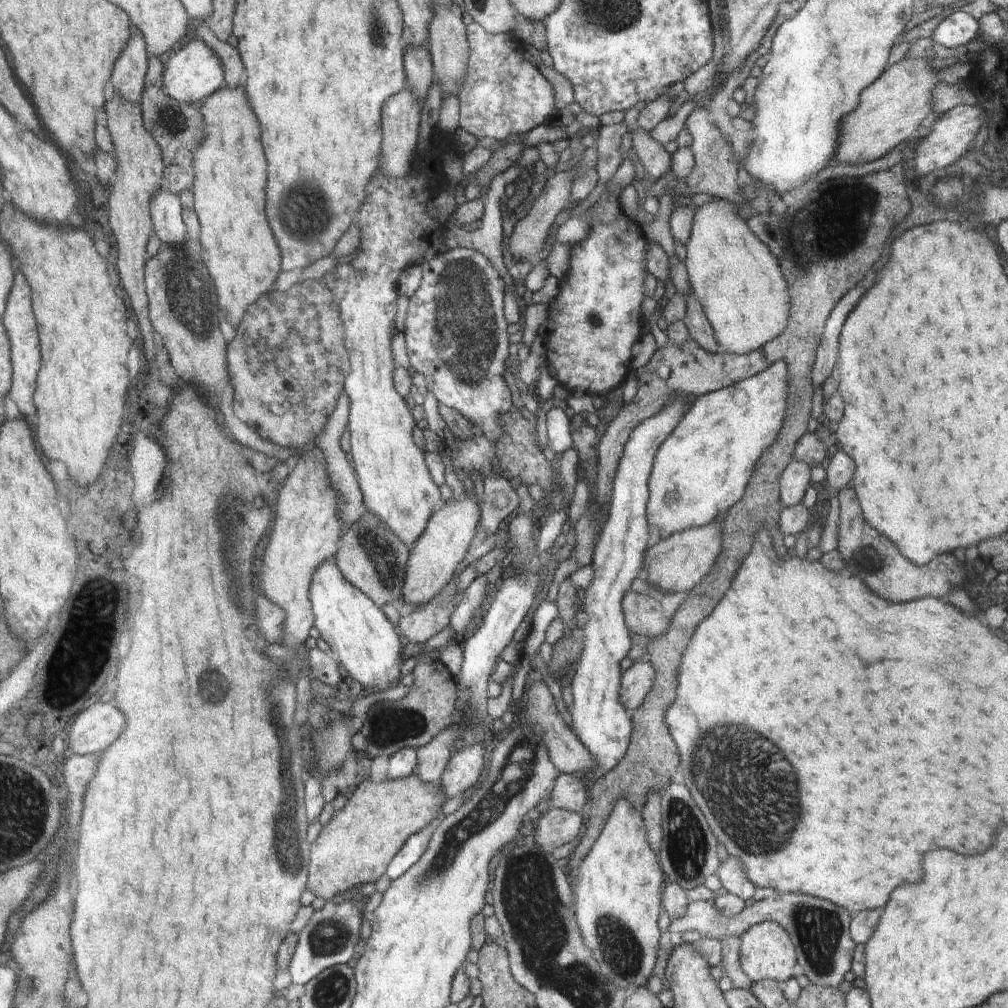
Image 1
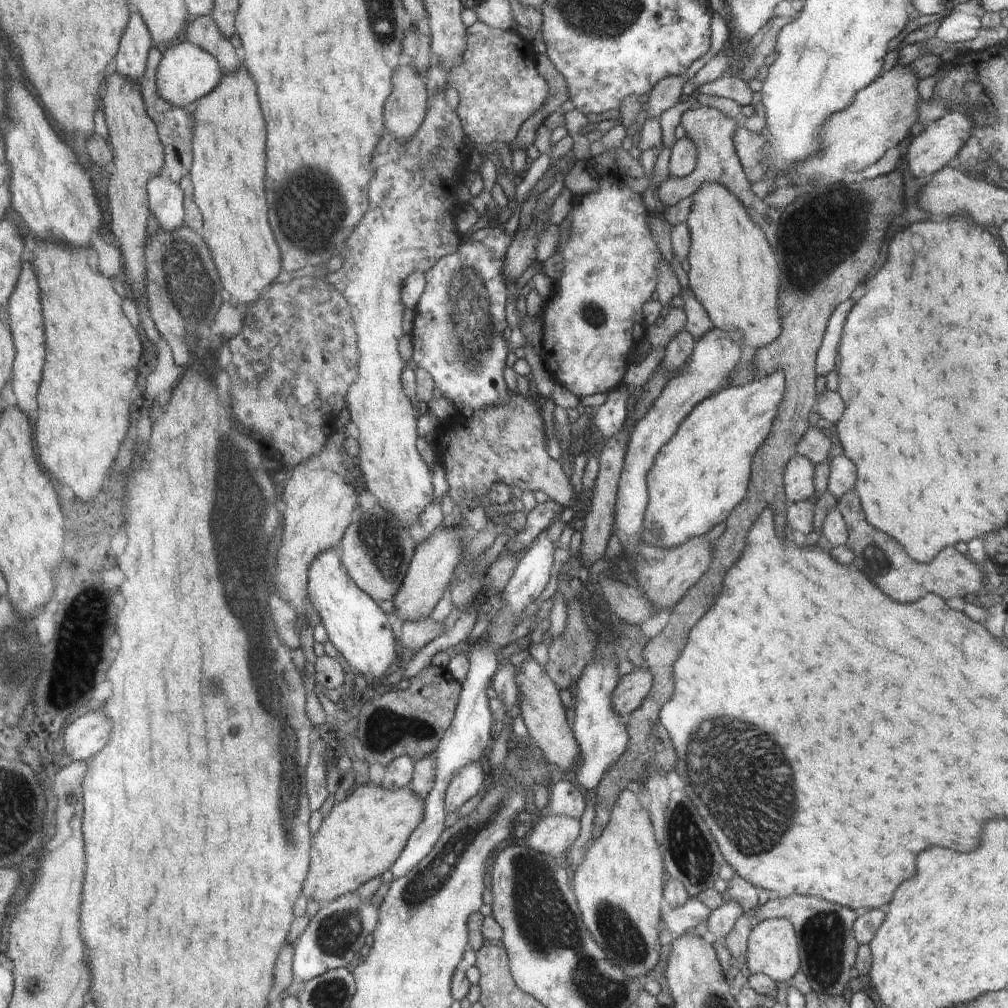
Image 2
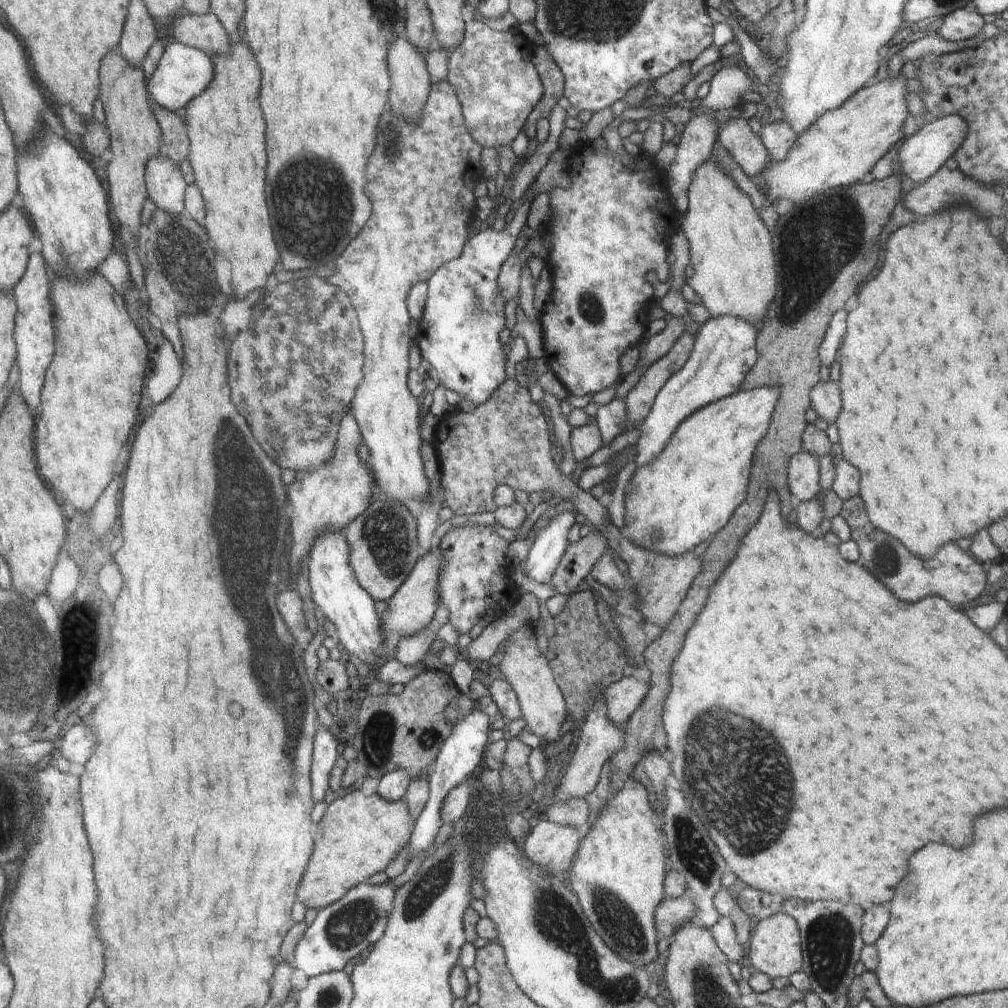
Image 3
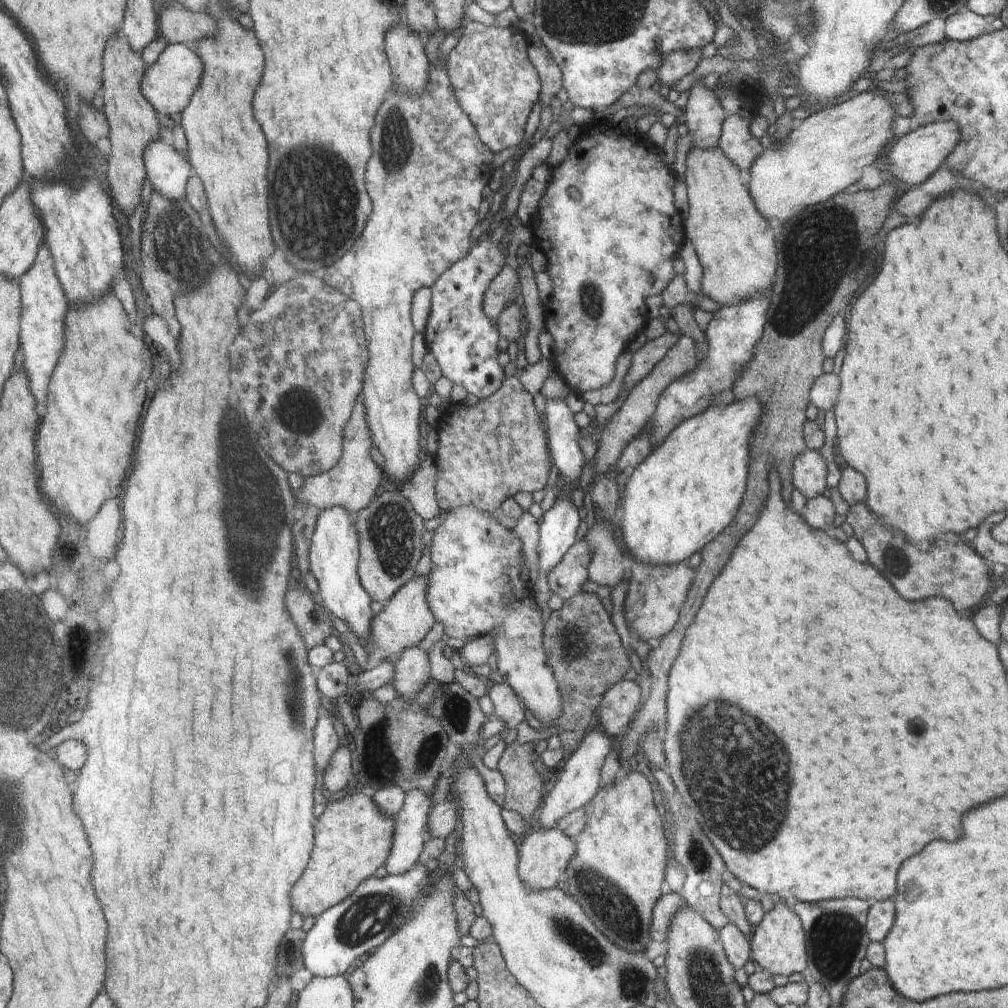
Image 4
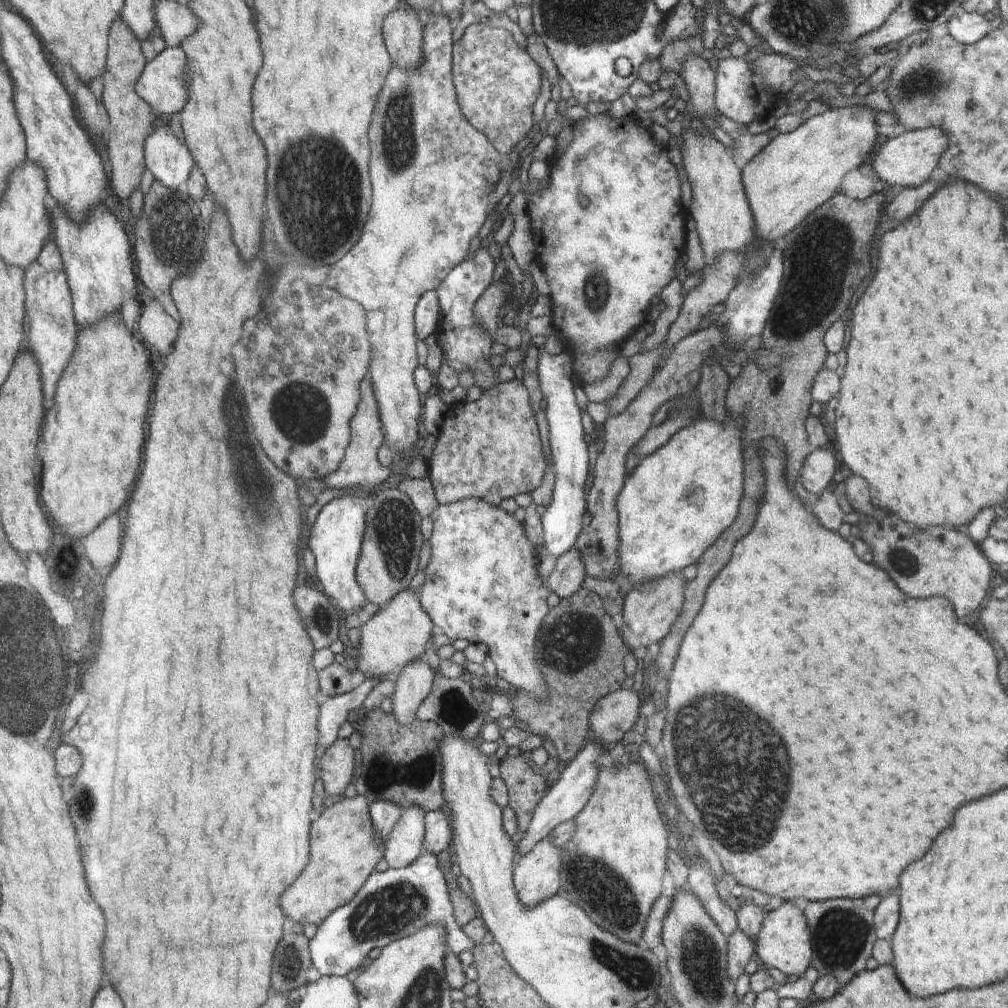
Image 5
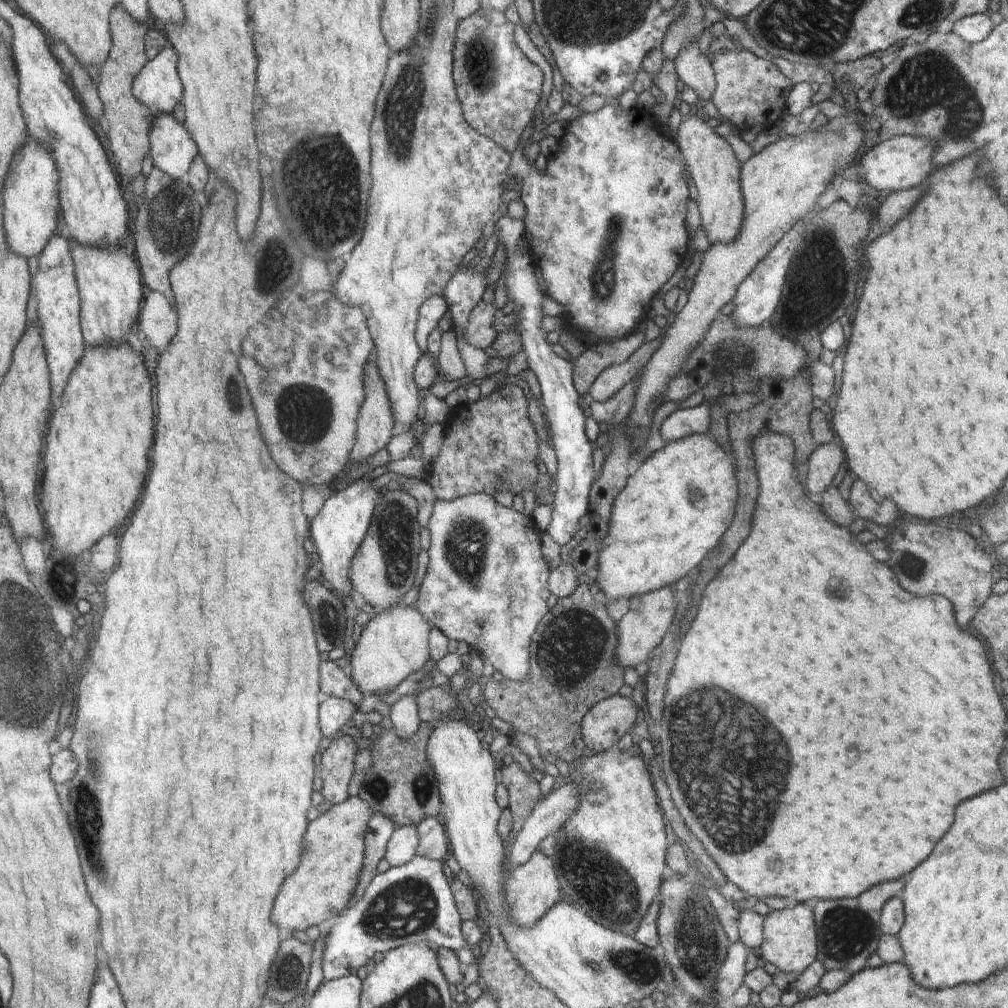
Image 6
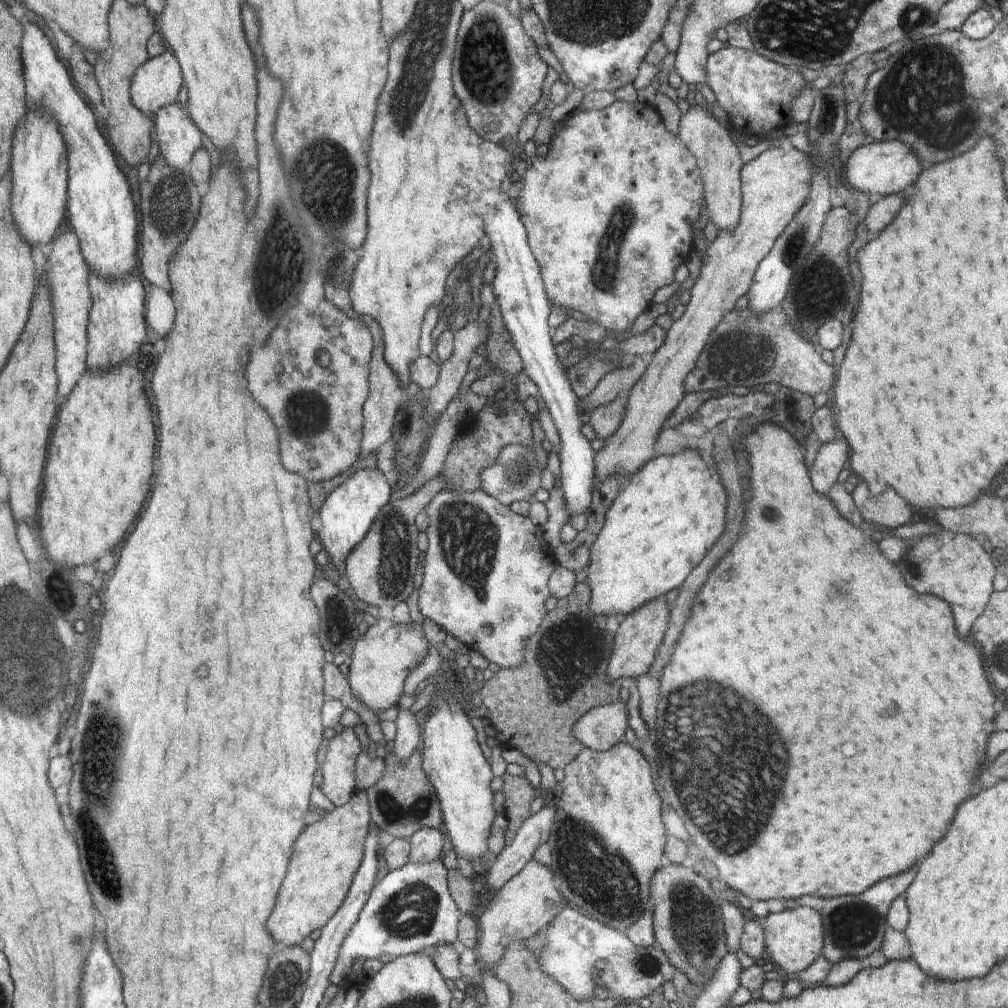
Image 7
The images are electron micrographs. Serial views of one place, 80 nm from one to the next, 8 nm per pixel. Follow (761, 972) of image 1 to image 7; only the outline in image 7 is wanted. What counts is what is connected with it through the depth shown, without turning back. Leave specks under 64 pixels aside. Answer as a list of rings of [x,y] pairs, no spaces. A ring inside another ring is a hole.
[[[809,907],[787,909],[778,913],[768,913],[762,923],[765,936],[766,956],[788,973],[801,972],[809,968],[822,956],[824,927],[820,913]]]

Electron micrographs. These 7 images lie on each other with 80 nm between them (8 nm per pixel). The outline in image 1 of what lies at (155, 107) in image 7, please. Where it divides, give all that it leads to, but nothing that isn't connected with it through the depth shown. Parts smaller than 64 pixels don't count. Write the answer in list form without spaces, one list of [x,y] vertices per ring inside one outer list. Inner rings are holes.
[[[197,38],[167,56],[163,84],[172,98],[183,103],[199,104],[226,86],[225,71],[216,52]]]

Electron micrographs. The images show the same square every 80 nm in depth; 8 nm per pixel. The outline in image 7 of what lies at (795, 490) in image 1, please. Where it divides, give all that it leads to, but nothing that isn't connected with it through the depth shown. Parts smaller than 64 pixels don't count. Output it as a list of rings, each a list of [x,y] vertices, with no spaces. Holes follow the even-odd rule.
[[[839,437],[837,440],[821,444],[814,464],[810,467],[810,478],[813,479],[814,490],[818,490],[818,494],[826,494],[832,488],[846,460],[848,442],[845,438]]]

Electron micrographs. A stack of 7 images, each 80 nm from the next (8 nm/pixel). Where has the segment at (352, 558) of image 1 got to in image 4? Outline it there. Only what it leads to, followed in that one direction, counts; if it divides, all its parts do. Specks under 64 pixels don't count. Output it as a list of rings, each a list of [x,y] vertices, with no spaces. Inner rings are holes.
[[[399,490],[383,491],[356,513],[361,560],[361,585],[373,600],[388,602],[402,585],[412,581],[422,554],[424,520],[412,512],[412,504]]]

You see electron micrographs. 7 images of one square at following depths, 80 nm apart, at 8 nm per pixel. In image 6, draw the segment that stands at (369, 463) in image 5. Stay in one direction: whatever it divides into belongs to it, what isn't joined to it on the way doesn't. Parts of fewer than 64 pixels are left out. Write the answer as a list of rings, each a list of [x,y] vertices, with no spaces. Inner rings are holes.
[[[370,359],[370,378],[366,378],[366,406],[362,407],[362,434],[354,447],[354,462],[369,460],[376,450],[384,448],[392,438],[394,428],[393,404],[377,362]]]

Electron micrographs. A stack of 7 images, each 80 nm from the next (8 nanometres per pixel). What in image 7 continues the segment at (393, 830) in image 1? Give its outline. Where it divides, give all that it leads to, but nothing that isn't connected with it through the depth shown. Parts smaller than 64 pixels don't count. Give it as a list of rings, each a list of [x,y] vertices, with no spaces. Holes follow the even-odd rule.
[[[358,791],[345,805],[306,828],[302,842],[298,842],[298,854],[294,854],[294,866],[290,866],[290,878],[286,878],[282,894],[278,894],[278,910],[274,910],[270,926],[266,926],[274,930],[278,944],[284,944],[280,947],[300,946],[311,932],[321,929],[336,916],[364,860],[371,819],[368,797],[364,791]]]

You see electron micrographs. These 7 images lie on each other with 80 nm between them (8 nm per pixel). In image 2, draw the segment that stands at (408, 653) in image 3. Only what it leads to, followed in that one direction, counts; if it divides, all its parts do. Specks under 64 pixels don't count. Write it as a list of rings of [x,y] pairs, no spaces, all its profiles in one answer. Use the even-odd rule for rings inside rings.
[[[431,618],[418,622],[405,621],[399,644],[403,649],[408,648],[412,652],[418,652],[442,633],[444,633],[444,621],[435,622]]]

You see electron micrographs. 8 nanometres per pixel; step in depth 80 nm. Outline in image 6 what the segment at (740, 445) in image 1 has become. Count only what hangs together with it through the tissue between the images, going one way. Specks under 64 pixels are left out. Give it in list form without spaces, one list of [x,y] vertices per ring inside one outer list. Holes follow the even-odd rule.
[[[710,434],[692,435],[672,441],[643,461],[628,484],[617,494],[613,502],[609,529],[599,550],[599,563],[595,576],[594,591],[602,600],[609,597],[625,602],[633,597],[641,597],[664,587],[670,587],[682,580],[694,568],[698,568],[705,558],[717,548],[732,524],[737,478],[734,478],[732,454],[717,445]]]

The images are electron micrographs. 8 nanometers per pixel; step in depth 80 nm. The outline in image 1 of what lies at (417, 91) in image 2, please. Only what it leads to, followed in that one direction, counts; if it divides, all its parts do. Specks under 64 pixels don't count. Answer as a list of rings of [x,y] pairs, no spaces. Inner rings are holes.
[[[406,82],[405,88],[394,94],[390,102],[386,102],[386,114],[382,114],[384,140],[381,142],[381,162],[378,168],[378,173],[384,173],[385,177],[404,177],[410,172],[410,152],[414,152],[418,142],[420,108],[423,108],[423,102],[418,97]]]

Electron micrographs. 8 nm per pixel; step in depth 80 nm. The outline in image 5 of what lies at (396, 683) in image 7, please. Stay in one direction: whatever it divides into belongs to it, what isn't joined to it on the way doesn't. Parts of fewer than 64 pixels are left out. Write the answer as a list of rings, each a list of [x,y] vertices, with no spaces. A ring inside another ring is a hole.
[[[403,590],[402,594],[397,594],[388,605],[381,607],[361,626],[356,679],[366,678],[380,682],[386,678],[394,678],[402,669],[422,658],[429,648],[428,640],[431,640],[434,628],[432,621],[433,619],[421,606],[418,593]]]

